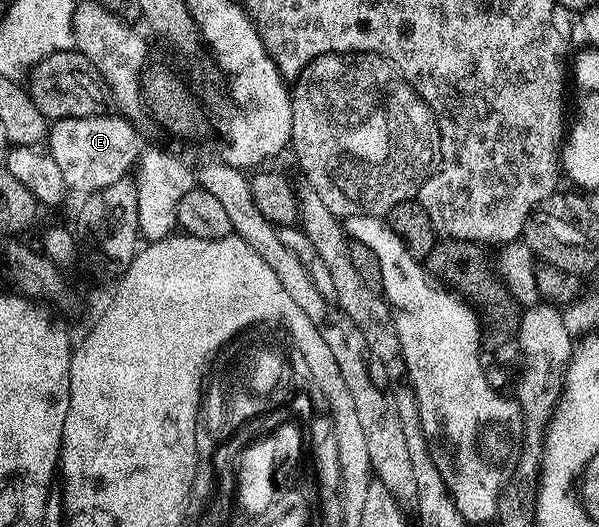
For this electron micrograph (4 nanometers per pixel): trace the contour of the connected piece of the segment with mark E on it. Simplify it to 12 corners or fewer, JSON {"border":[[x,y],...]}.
{"border":[[128,117],[59,118],[47,149],[66,191],[126,177],[143,149]]}

